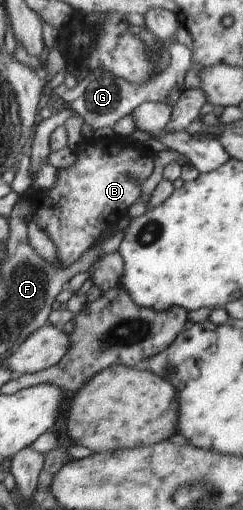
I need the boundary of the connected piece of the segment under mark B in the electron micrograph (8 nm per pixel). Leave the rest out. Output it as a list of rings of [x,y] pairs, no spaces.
[[[115,135],[102,139],[84,139],[77,155],[77,162],[68,168],[58,170],[55,186],[49,190],[36,191],[28,194],[30,212],[26,215],[26,223],[35,224],[48,237],[50,245],[57,250],[57,260],[63,267],[73,265],[110,226],[128,215],[130,206],[141,196],[137,180],[145,180],[154,168],[153,153],[149,152],[143,144],[129,144],[125,138],[129,136]]]

